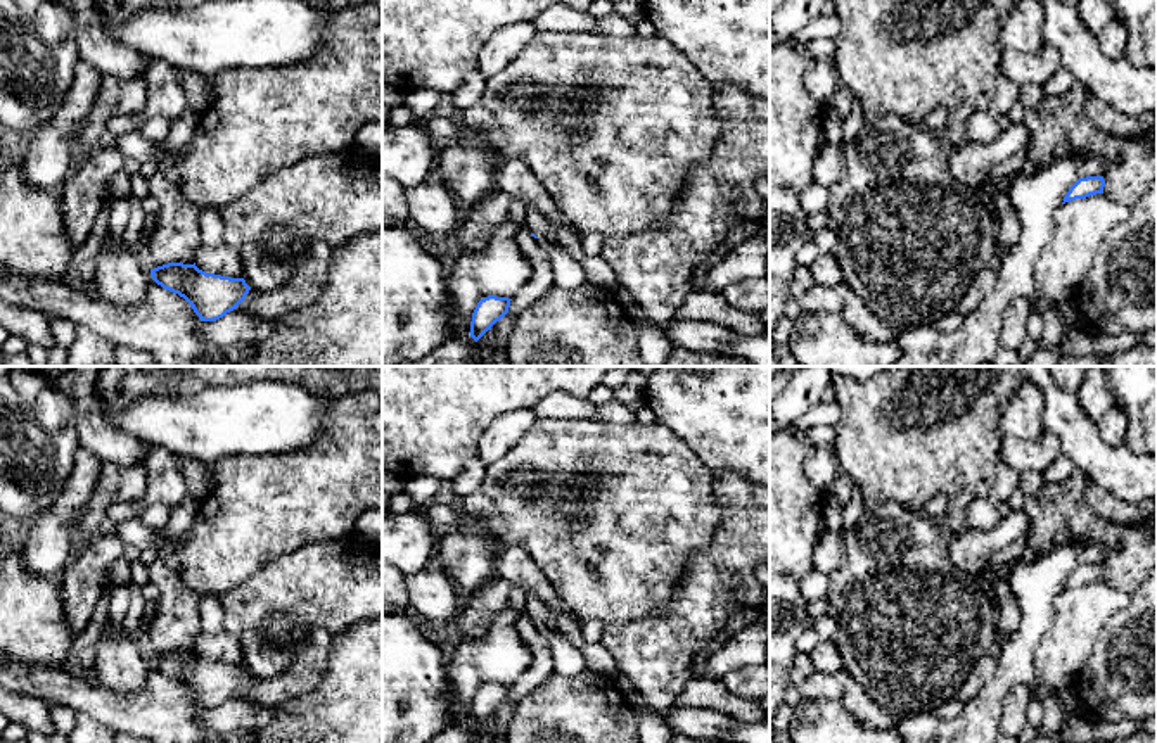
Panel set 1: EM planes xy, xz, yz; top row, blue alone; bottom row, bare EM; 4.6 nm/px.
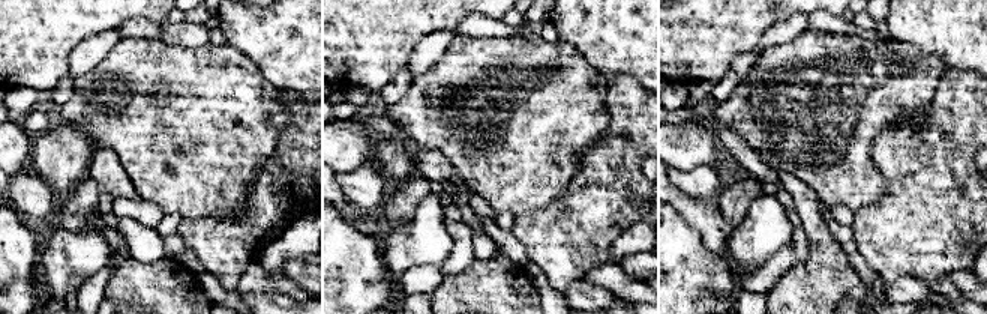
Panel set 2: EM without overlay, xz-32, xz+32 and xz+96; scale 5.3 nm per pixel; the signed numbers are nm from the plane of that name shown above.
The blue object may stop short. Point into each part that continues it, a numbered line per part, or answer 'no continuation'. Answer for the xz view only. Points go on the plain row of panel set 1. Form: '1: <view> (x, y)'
no continuation

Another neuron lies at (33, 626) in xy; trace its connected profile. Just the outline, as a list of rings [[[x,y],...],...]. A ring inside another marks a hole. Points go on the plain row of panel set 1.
[[[0,549],[0,650],[19,660],[57,667],[69,660],[74,638],[64,613],[62,582],[31,575],[19,551]]]

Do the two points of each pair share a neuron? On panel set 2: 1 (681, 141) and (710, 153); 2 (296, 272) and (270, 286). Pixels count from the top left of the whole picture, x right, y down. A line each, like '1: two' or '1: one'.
1: one
2: two

